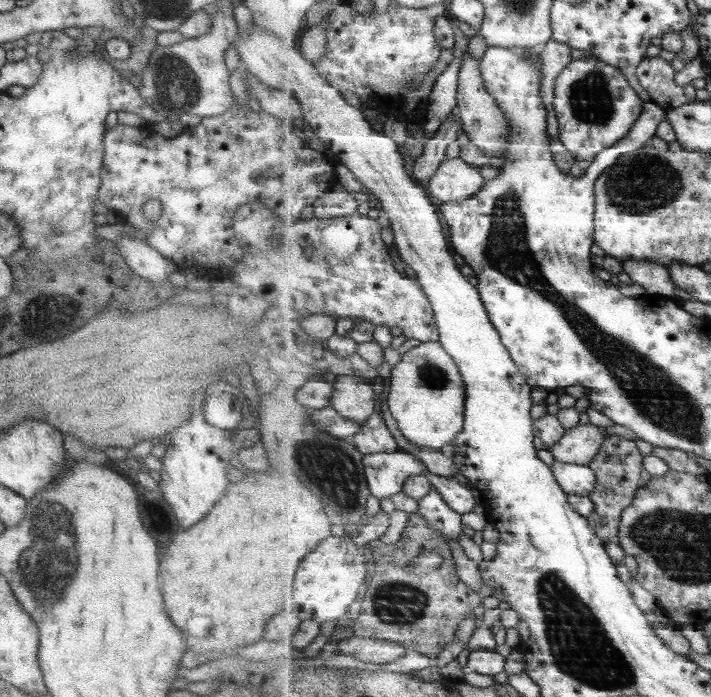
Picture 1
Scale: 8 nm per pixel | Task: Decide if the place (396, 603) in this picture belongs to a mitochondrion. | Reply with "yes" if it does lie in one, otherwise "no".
yes

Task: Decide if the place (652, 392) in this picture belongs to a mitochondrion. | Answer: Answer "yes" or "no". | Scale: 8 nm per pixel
yes

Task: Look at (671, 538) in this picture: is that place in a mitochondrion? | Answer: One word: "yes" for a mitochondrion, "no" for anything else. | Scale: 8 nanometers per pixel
yes

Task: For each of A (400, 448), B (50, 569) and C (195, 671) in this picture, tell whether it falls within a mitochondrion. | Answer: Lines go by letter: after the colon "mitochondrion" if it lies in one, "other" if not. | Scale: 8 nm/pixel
A: other
B: mitochondrion
C: other

